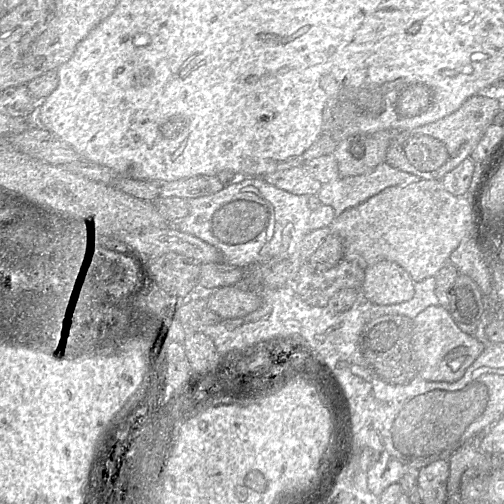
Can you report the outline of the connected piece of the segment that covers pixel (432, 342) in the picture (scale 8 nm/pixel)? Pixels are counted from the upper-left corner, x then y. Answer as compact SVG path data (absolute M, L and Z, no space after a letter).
M441 305L429 306L413 319L413 359L417 367L417 375L428 381L459 380L484 349L485 345L474 336L463 332L448 309Z

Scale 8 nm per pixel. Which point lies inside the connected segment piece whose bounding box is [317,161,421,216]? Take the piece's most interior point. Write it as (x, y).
(346, 192)

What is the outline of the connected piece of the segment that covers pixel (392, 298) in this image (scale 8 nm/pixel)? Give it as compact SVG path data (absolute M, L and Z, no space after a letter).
M379 261L366 267L361 297L378 305L393 305L409 301L415 293L414 281L399 264Z

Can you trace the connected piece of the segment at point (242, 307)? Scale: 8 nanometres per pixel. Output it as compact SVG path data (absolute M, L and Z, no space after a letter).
M225 286L216 289L209 296L207 309L216 312L222 319L233 319L254 312L260 305L261 298L256 292Z

